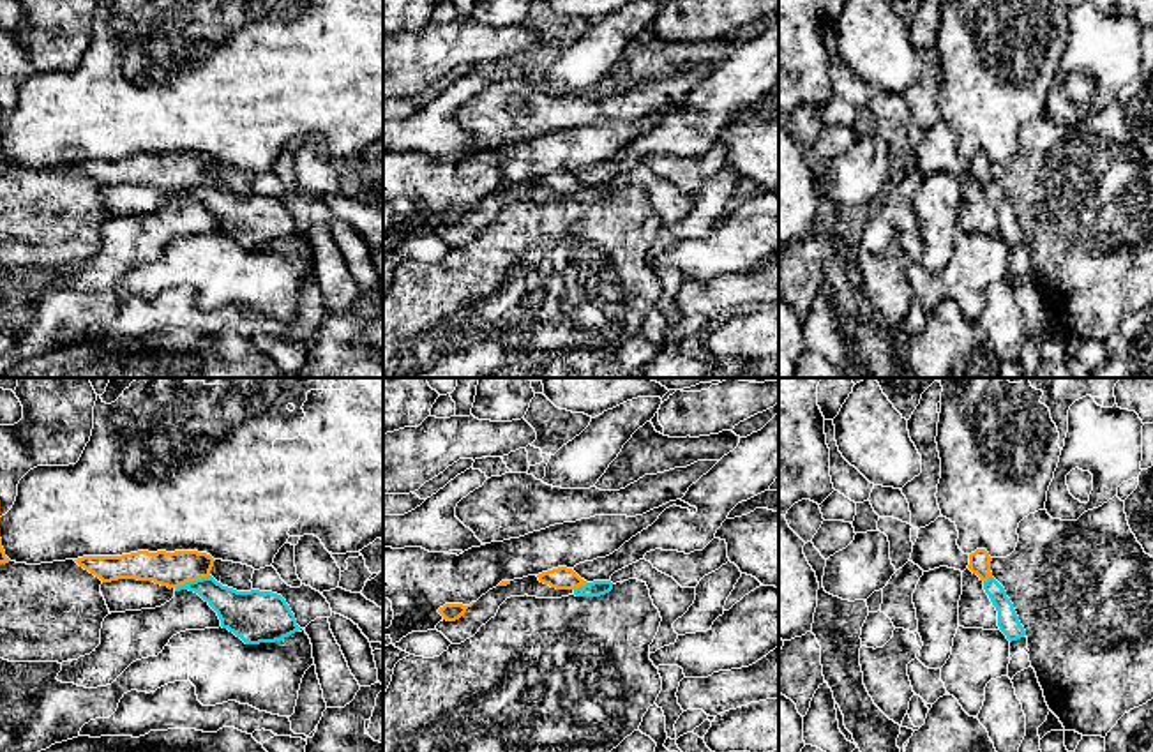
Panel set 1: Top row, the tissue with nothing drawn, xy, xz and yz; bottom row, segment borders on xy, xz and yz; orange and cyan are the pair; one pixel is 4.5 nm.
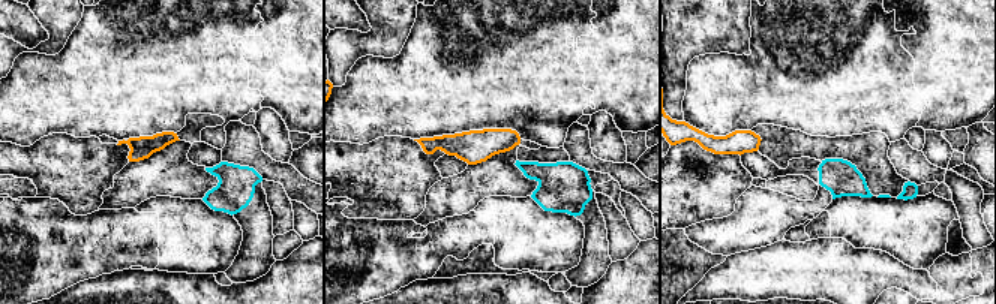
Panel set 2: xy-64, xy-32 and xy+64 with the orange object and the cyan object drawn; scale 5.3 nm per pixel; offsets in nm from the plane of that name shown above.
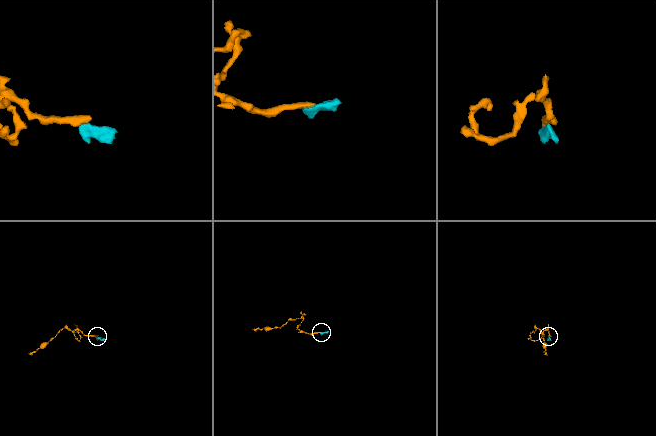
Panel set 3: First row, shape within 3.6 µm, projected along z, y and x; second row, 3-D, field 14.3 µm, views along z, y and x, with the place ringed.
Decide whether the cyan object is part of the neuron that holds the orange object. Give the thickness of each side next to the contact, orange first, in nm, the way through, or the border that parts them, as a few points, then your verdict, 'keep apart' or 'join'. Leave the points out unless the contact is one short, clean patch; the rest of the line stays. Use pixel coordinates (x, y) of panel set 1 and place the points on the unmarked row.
160 nm thick on the orange side, 180 nm on the other; border along xy (209, 179), (189, 184), (175, 195); keep apart

